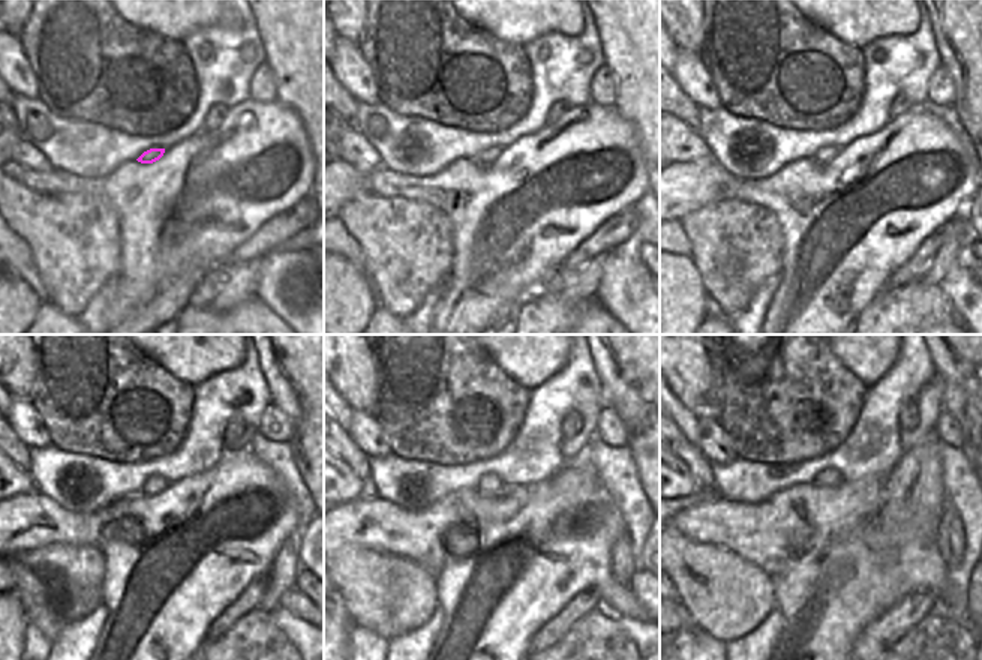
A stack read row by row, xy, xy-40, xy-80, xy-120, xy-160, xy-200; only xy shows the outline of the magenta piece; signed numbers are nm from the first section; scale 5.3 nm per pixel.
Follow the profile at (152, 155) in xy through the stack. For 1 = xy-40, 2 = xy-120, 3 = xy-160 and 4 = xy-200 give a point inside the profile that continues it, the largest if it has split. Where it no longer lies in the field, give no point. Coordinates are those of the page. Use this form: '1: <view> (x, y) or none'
1: xy-40 (489, 155)
2: xy-120 (155, 485)
3: xy-160 (488, 483)
4: xy-200 (829, 477)

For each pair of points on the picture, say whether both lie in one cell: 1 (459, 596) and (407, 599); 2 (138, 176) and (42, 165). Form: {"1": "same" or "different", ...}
{"1": "different", "2": "different"}

